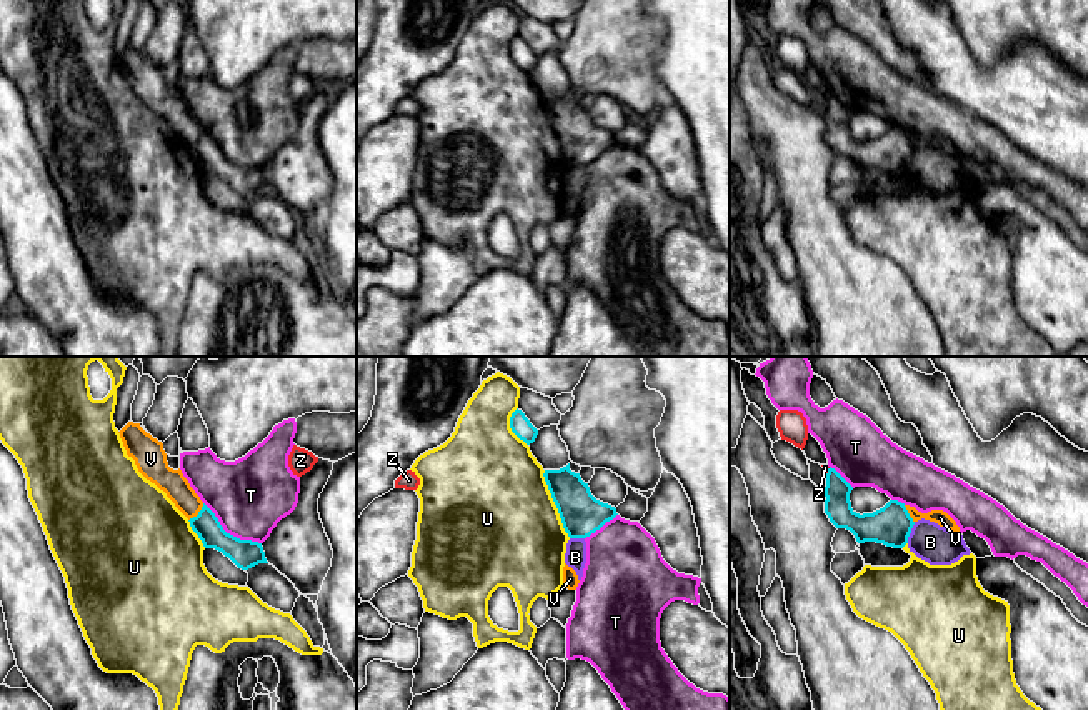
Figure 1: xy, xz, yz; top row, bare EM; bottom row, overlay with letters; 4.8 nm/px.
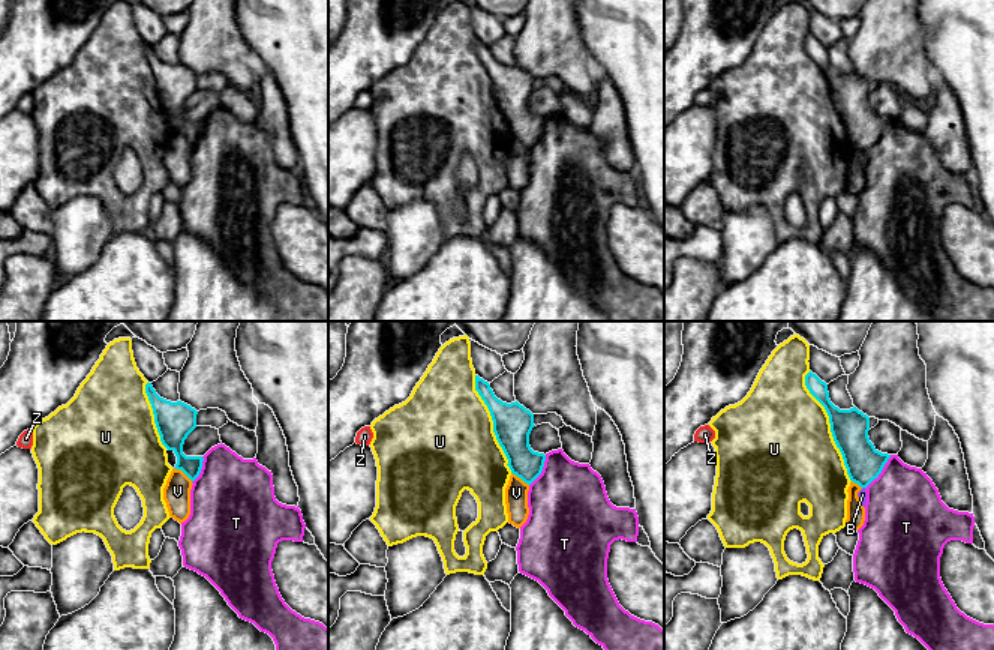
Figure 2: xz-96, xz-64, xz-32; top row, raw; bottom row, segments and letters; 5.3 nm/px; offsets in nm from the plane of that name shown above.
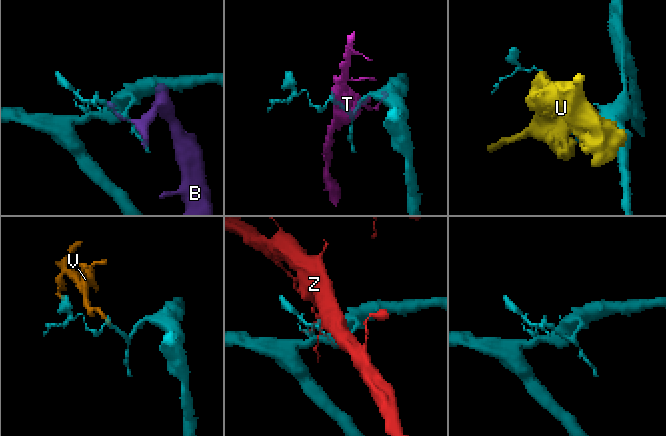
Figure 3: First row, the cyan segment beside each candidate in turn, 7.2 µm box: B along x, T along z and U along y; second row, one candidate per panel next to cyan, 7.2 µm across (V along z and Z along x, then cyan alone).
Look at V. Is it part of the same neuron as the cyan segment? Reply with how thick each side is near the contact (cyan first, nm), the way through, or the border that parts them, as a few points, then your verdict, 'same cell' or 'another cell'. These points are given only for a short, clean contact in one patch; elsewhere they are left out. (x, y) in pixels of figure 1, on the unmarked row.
120 nm thick on the cyan side, 120 nm on the other; border along xy (204, 130), (189, 147); another cell

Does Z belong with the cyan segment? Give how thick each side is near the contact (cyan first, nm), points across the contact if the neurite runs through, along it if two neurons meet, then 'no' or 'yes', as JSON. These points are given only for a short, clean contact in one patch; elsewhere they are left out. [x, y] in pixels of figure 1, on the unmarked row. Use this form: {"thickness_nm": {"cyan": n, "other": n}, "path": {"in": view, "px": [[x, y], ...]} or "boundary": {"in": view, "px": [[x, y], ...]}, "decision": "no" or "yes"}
{"thickness_nm": {"cyan": 130, "other": 20}, "boundary": {"in": "yz", "px": [[830, 94], [827, 100]]}, "decision": "no"}

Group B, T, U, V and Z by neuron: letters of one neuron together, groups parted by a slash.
B / T / U / V / Z

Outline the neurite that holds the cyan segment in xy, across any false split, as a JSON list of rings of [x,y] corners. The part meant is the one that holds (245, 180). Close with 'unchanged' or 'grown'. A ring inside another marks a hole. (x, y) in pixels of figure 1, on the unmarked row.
[[[203,130],[197,143],[190,145],[192,157],[205,175],[215,175],[228,183],[238,195],[248,197],[268,190],[262,170],[240,167],[223,157],[215,140]]] | unchanged

